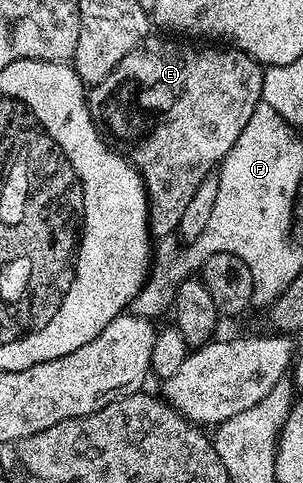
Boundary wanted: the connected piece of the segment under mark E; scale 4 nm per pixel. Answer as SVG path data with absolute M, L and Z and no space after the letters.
M148 35L133 51L129 51L129 55L125 55L125 59L121 59L121 63L117 63L117 67L105 79L101 79L101 83L90 86L87 93L87 106L91 108L91 116L108 134L112 133L117 140L120 141L122 152L128 161L135 166L135 170L139 172L139 176L143 179L143 186L147 188L147 216L149 218L149 232L152 238L167 237L170 233L174 234L178 230L181 223L181 215L185 215L185 207L189 207L189 199L193 199L197 187L201 187L201 183L209 176L212 176L213 170L226 157L229 150L233 147L233 143L237 143L237 135L241 135L241 131L245 131L245 123L249 123L249 119L253 116L253 111L257 108L260 101L263 100L262 95L262 79L264 66L249 56L242 53L240 49L234 47L223 47L227 49L198 49L195 45L182 45L182 40L171 39L175 41L166 41L163 37L155 37L156 35Z

